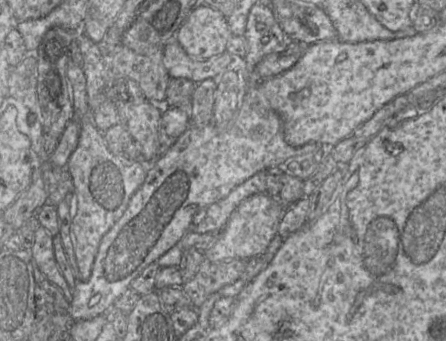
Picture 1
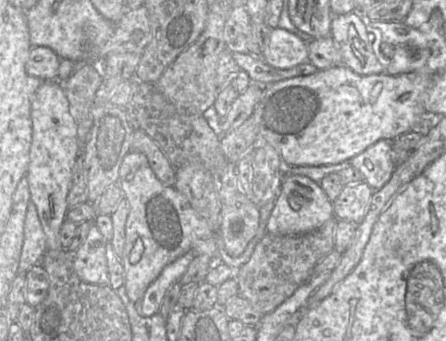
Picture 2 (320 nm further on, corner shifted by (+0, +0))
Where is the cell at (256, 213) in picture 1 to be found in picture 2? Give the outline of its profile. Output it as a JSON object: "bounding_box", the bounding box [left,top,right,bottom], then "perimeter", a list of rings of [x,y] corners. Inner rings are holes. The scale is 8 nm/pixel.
{"bounding_box":[267,171,333,236],"perimeter":[[[287,171],[281,172],[281,190],[267,221],[267,234],[297,236],[309,233],[333,218],[332,202],[318,183]]]}

